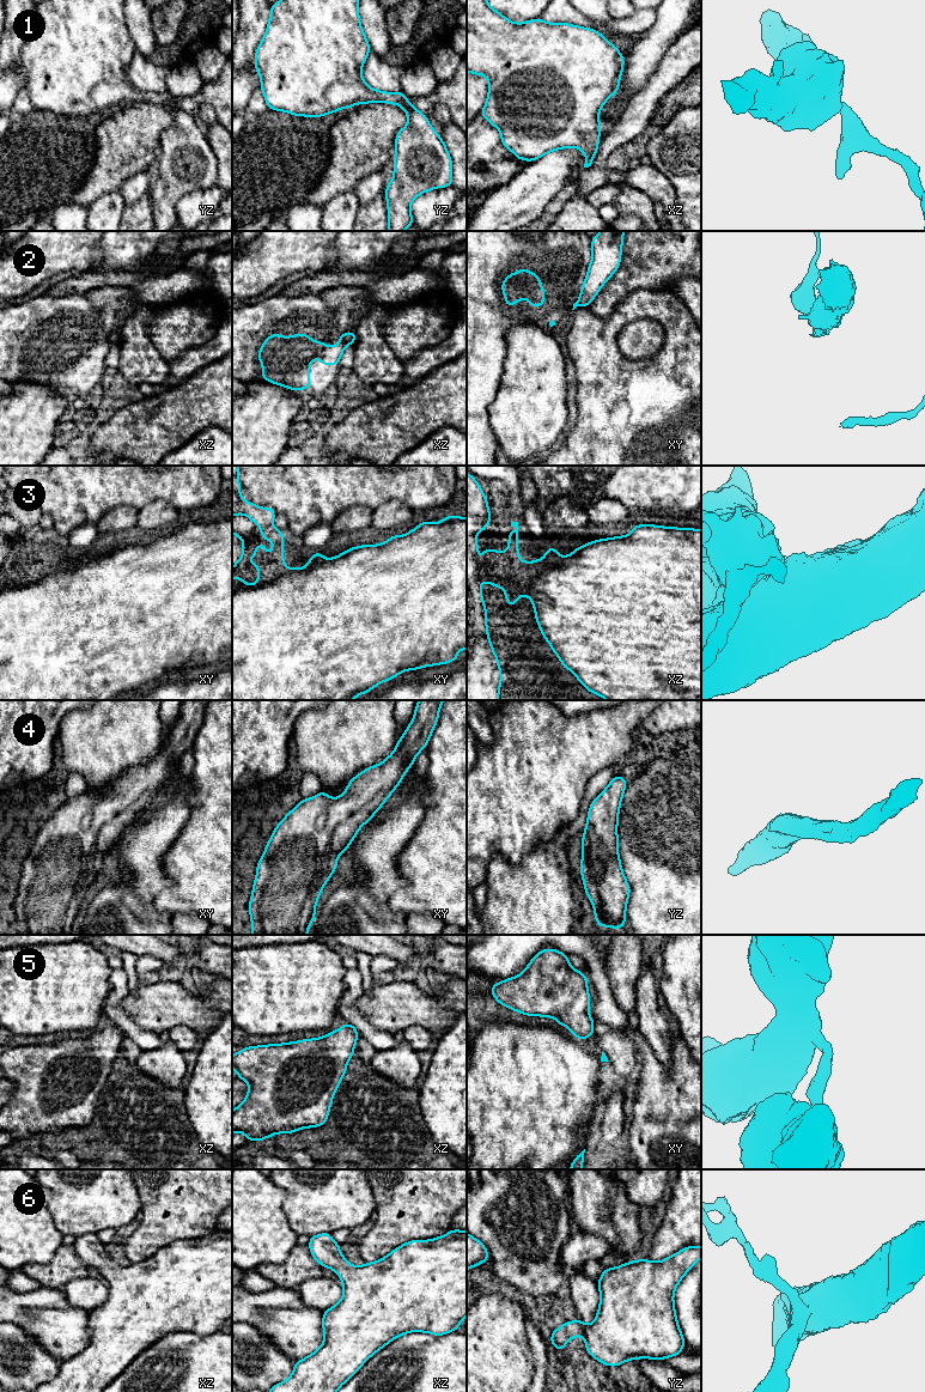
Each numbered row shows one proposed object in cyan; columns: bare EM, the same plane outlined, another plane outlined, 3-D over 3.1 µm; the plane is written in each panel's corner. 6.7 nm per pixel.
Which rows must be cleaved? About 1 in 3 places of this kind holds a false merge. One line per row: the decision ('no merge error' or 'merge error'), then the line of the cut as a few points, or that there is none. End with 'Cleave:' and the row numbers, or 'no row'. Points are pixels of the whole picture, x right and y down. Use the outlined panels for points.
1: no merge error; cut none
2: merge error; cut xz (342, 334), (346, 344)
3: merge error; cut xy (283, 563), (269, 563), (261, 583), (232, 593)
4: no merge error; cut none
5: no merge error; cut none
6: no merge error; cut none
Cleave: 2, 3

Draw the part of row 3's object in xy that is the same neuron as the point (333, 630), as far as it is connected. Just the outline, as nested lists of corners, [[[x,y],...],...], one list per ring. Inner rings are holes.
[[[446,515],[446,516],[445,516],[445,517],[444,517],[444,519],[443,519],[443,521],[442,521],[442,522],[436,522],[436,523],[432,523],[432,522],[421,522],[421,523],[419,523],[419,524],[418,524],[418,527],[416,527],[416,528],[415,528],[415,529],[413,529],[413,530],[410,530],[410,531],[408,531],[408,533],[407,533],[407,534],[404,534],[404,535],[400,535],[400,536],[396,536],[396,535],[394,535],[394,534],[392,534],[392,535],[391,535],[391,537],[390,537],[390,539],[389,539],[389,540],[388,540],[388,541],[387,541],[387,542],[383,542],[383,543],[379,543],[379,545],[361,545],[361,546],[358,546],[358,547],[352,547],[352,548],[349,548],[349,549],[347,549],[347,551],[345,551],[345,552],[343,552],[343,553],[341,553],[341,554],[339,554],[339,555],[337,555],[337,557],[334,557],[334,558],[331,558],[331,559],[325,559],[325,558],[324,558],[324,557],[323,557],[323,555],[322,555],[322,554],[321,554],[321,553],[320,553],[320,555],[318,555],[318,557],[317,557],[317,558],[316,558],[316,557],[315,557],[315,555],[312,555],[312,557],[311,557],[311,558],[310,558],[310,560],[309,560],[309,563],[308,563],[308,564],[306,564],[306,565],[305,565],[305,566],[304,566],[304,567],[302,567],[302,569],[290,569],[290,567],[287,567],[287,566],[286,566],[286,565],[285,565],[285,564],[281,564],[281,565],[278,565],[278,564],[276,564],[276,563],[273,563],[273,564],[268,564],[268,565],[267,565],[267,572],[266,572],[266,576],[264,576],[264,582],[263,582],[263,583],[262,583],[262,584],[260,584],[260,585],[256,585],[256,586],[251,586],[251,588],[248,588],[248,589],[244,589],[244,590],[237,590],[237,591],[235,591],[235,592],[232,592],[232,700],[353,700],[353,699],[354,699],[354,698],[357,698],[357,697],[358,697],[358,695],[360,695],[360,694],[364,694],[364,693],[369,693],[369,692],[370,692],[370,691],[371,691],[371,689],[372,689],[372,688],[373,688],[373,687],[376,687],[376,686],[377,686],[377,685],[379,685],[379,683],[382,683],[382,682],[385,682],[385,681],[388,681],[388,680],[391,680],[391,679],[395,679],[395,677],[396,677],[396,676],[397,676],[397,675],[398,675],[398,674],[400,674],[400,673],[402,673],[402,671],[406,671],[406,670],[414,670],[414,669],[422,669],[422,668],[425,668],[425,667],[426,667],[426,665],[427,665],[427,664],[428,664],[428,665],[430,665],[430,667],[434,667],[434,665],[437,665],[437,664],[440,664],[440,665],[442,665],[442,664],[446,664],[446,663],[448,663],[448,662],[454,662],[454,661],[456,661],[456,659],[457,659],[457,658],[458,658],[458,655],[457,655],[457,651],[458,651],[458,650],[463,650],[463,649],[467,649],[467,518],[463,518],[463,517],[461,517],[461,516],[449,516],[449,515]]]

